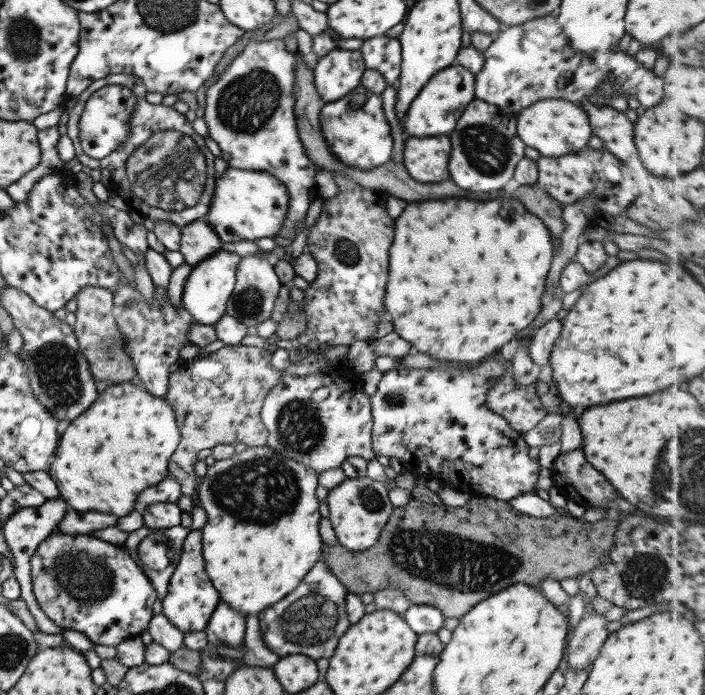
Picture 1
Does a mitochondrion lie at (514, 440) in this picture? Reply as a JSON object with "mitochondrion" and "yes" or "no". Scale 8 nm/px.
{"mitochondrion":"no"}

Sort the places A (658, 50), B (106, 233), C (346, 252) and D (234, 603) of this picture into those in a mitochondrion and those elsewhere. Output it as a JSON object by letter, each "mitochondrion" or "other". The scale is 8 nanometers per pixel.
{"A":"other","B":"other","C":"mitochondrion","D":"other"}

